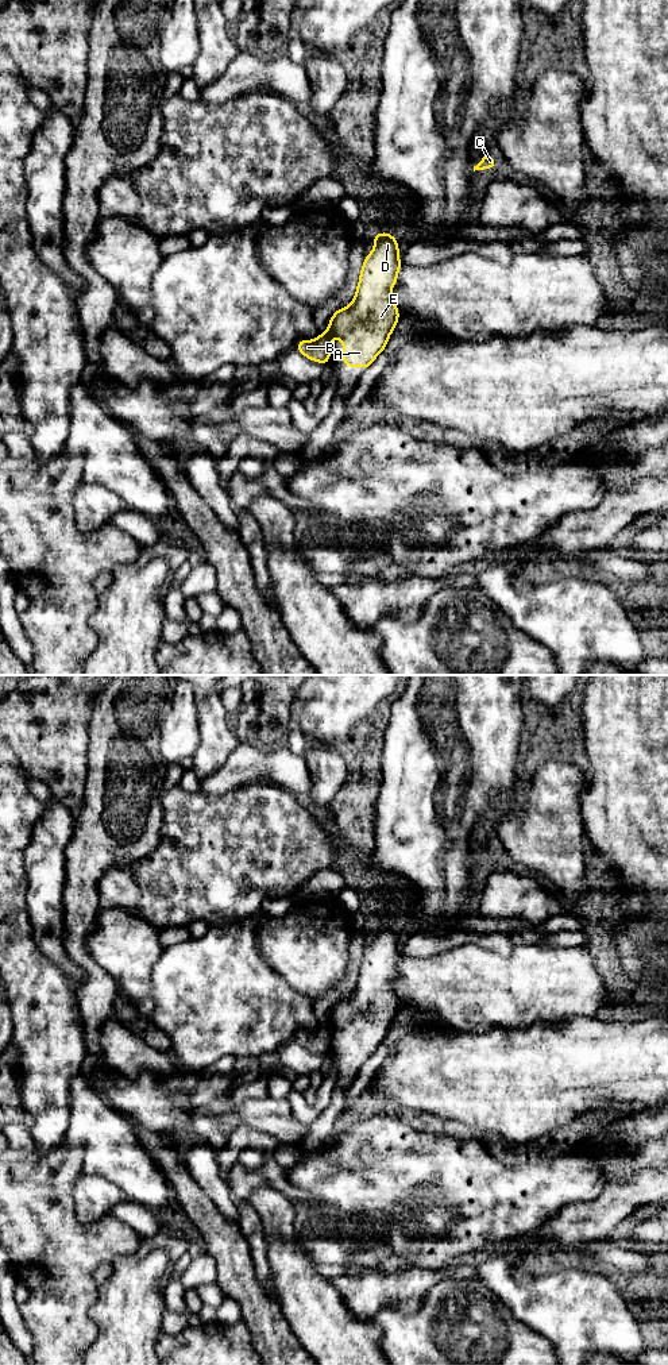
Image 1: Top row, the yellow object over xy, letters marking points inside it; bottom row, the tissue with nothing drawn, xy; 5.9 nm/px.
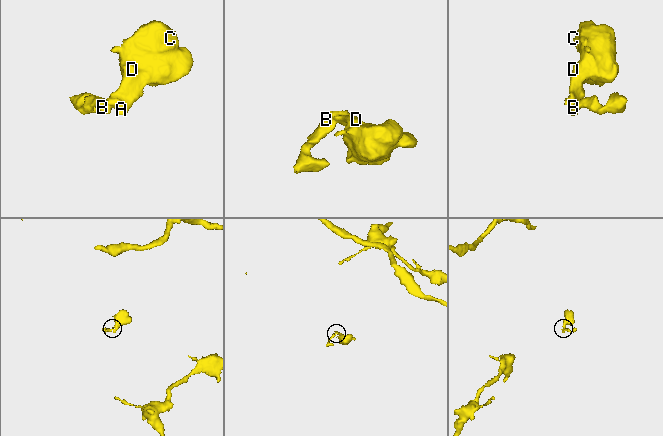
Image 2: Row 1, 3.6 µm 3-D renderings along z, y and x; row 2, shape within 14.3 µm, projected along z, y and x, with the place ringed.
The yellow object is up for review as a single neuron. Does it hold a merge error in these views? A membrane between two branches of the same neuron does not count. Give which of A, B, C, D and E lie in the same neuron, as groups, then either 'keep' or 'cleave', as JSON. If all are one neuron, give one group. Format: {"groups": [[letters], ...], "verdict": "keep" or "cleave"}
{"groups": [["A", "C", "D", "E"], ["B"]], "verdict": "cleave"}

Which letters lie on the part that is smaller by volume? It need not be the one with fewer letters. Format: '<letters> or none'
B

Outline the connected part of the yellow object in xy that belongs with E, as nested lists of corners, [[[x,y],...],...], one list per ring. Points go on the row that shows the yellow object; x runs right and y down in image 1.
[[[378,232],[370,239],[375,246],[364,257],[355,297],[348,306],[336,309],[328,323],[331,335],[343,342],[343,366],[364,370],[386,348],[399,321],[391,288],[403,265],[397,238]]]

